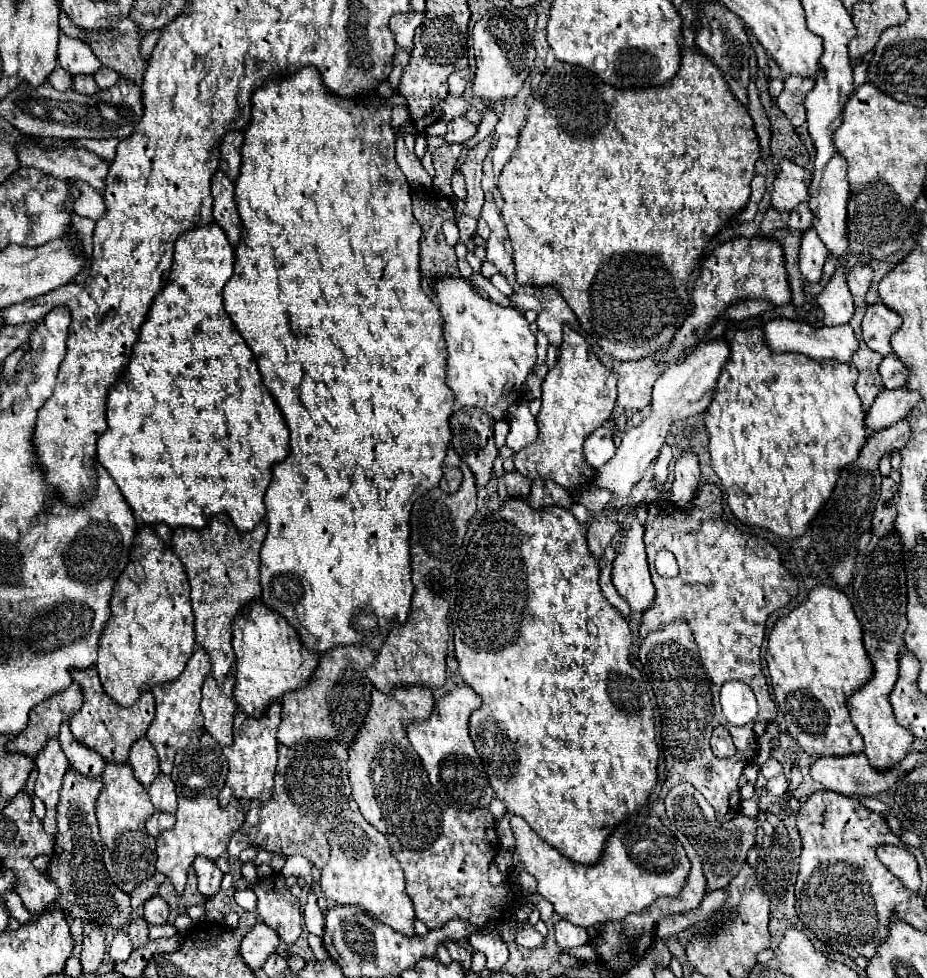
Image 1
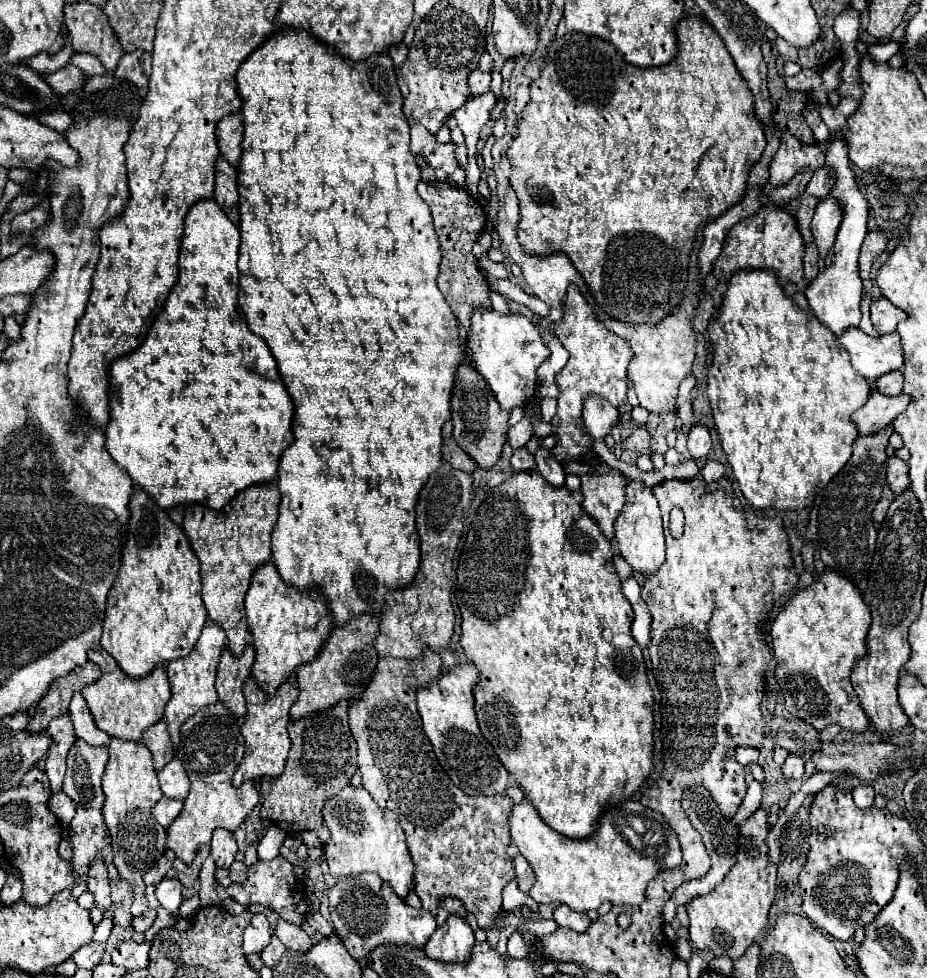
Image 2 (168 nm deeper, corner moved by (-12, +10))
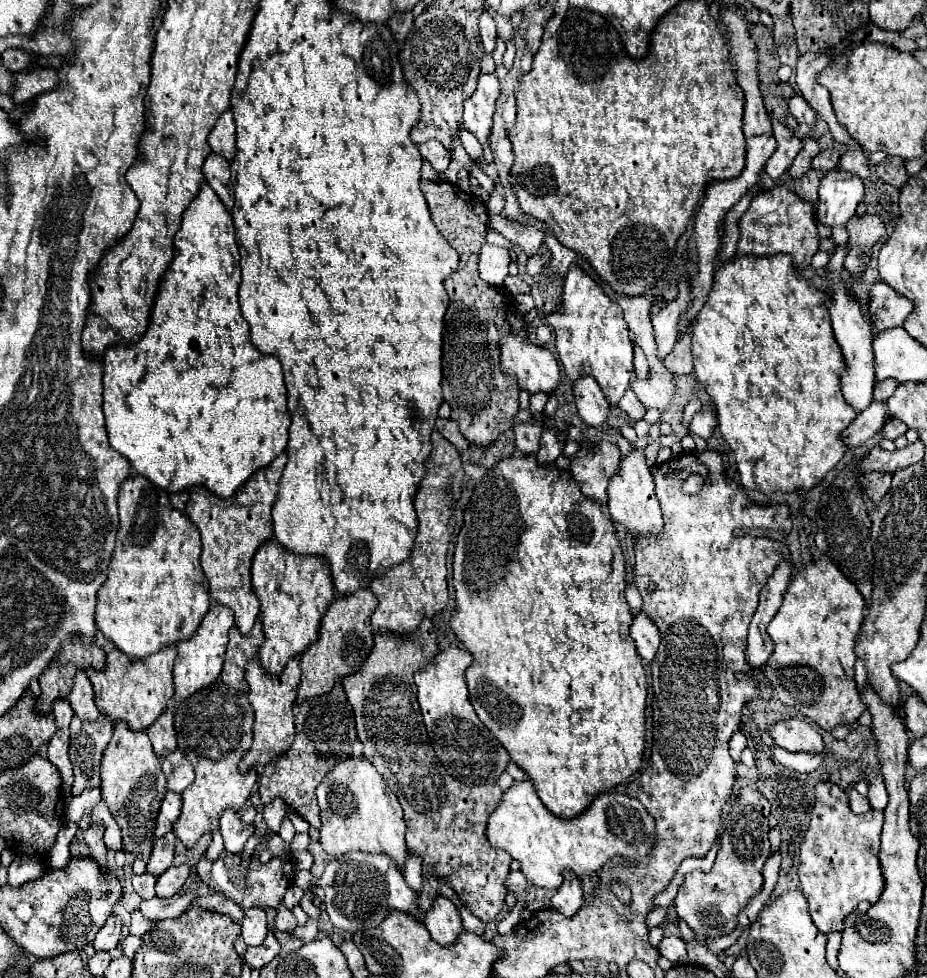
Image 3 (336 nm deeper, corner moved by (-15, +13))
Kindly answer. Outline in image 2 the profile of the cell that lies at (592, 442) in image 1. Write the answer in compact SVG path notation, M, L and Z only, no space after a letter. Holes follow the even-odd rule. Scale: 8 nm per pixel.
M591 396L585 400L585 428L593 436L593 440L601 442L611 432L611 428L619 422L619 410L613 408L607 400Z

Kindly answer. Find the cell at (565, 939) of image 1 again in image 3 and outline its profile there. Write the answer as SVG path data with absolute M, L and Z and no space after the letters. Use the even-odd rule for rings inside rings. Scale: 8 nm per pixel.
M564 873L564 881L560 889L552 895L550 903L566 917L576 915L576 911L582 907L582 885L576 873Z

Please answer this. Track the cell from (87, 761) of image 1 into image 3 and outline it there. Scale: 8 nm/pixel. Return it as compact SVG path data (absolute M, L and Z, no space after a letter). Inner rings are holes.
M76 673L76 681L66 699L70 701L74 713L80 717L86 717L88 721L96 721L96 717L100 715L100 711L96 709L96 703L94 703L92 683L88 681L86 673Z

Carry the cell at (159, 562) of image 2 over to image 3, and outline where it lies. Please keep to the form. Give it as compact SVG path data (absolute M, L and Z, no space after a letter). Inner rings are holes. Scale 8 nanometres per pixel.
M132 473L118 493L118 537L112 561L108 565L108 579L96 595L96 627L128 657L148 657L160 647L174 645L194 635L204 613L210 607L208 581L200 567L200 533L196 525L178 509L170 505L164 489L152 485L146 477Z

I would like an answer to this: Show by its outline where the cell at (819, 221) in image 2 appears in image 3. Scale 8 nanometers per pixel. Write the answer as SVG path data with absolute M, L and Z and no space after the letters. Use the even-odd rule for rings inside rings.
M848 171L824 173L820 181L820 203L816 219L824 225L844 227L864 197L864 183Z

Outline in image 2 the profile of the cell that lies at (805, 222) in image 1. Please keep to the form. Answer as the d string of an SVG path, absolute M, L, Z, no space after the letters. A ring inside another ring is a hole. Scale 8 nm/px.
M823 166L823 168L815 170L815 174L813 174L811 182L807 184L805 192L811 194L811 196L817 196L817 198L821 200L821 198L825 198L825 196L829 194L829 190L831 190L831 184L829 184L829 182L833 182L833 176L831 176L829 170Z

